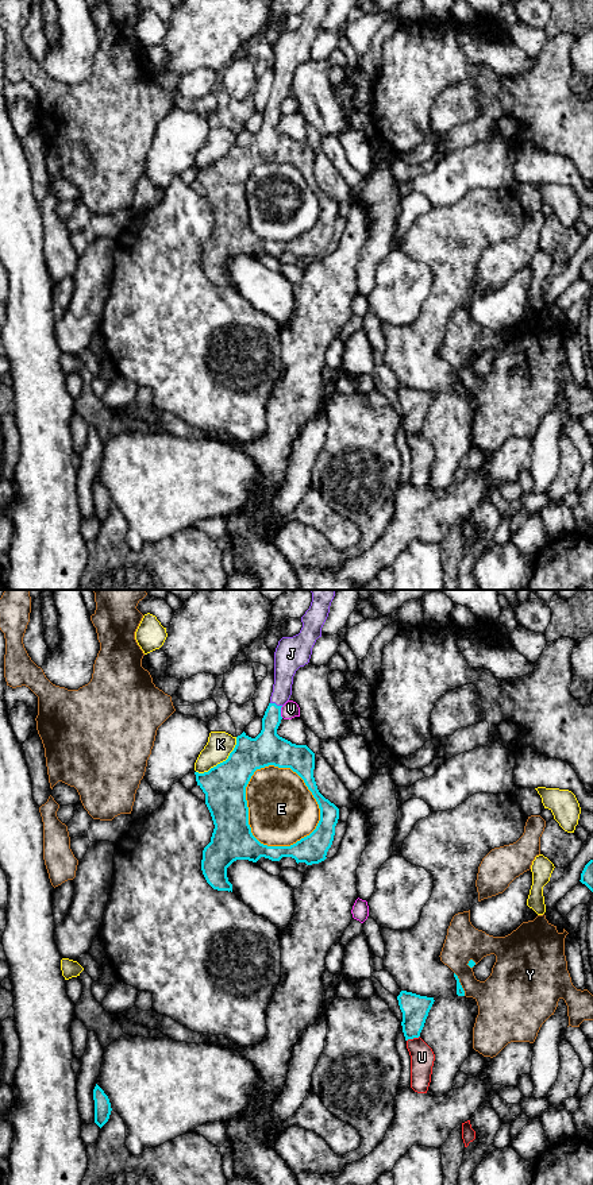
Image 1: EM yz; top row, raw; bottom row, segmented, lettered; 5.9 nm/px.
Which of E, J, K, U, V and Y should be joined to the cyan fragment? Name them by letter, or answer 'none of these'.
J

